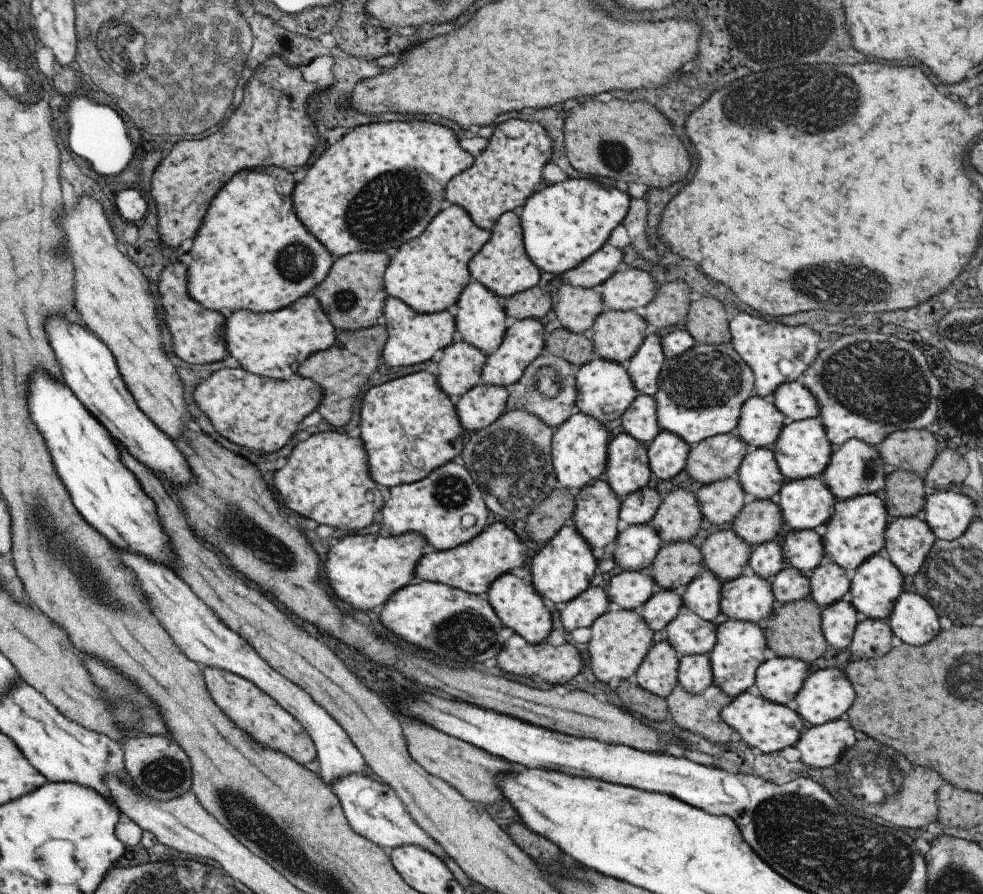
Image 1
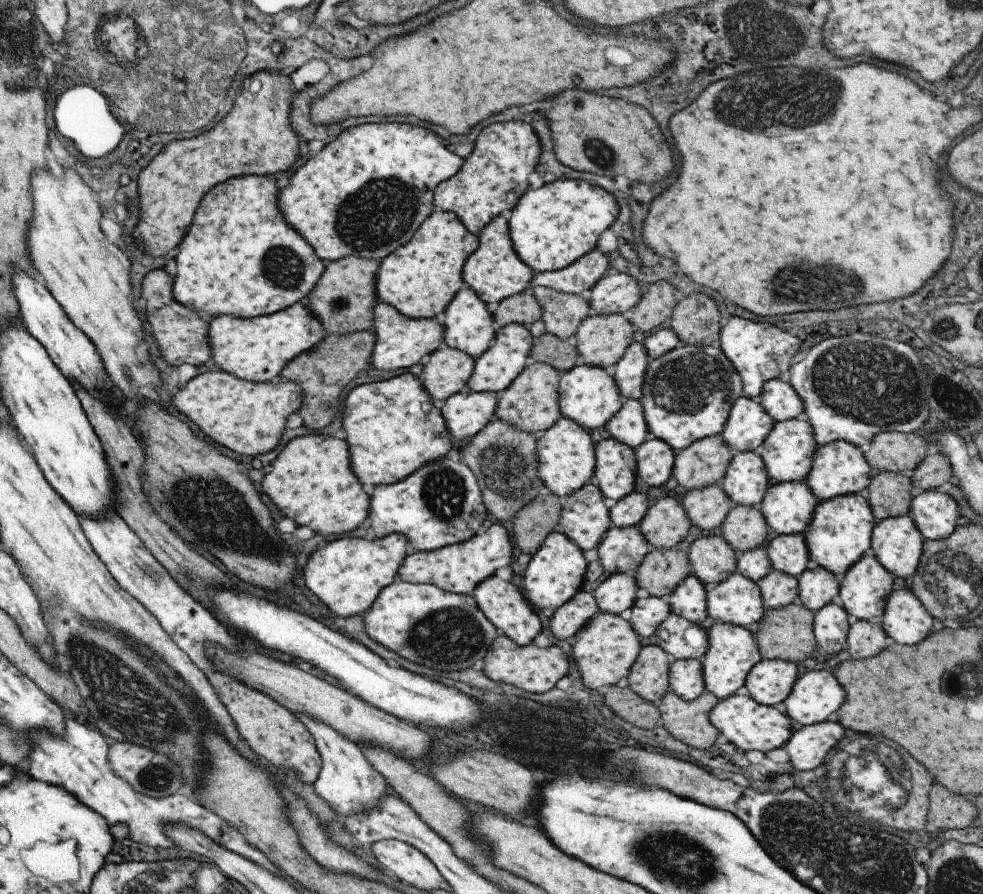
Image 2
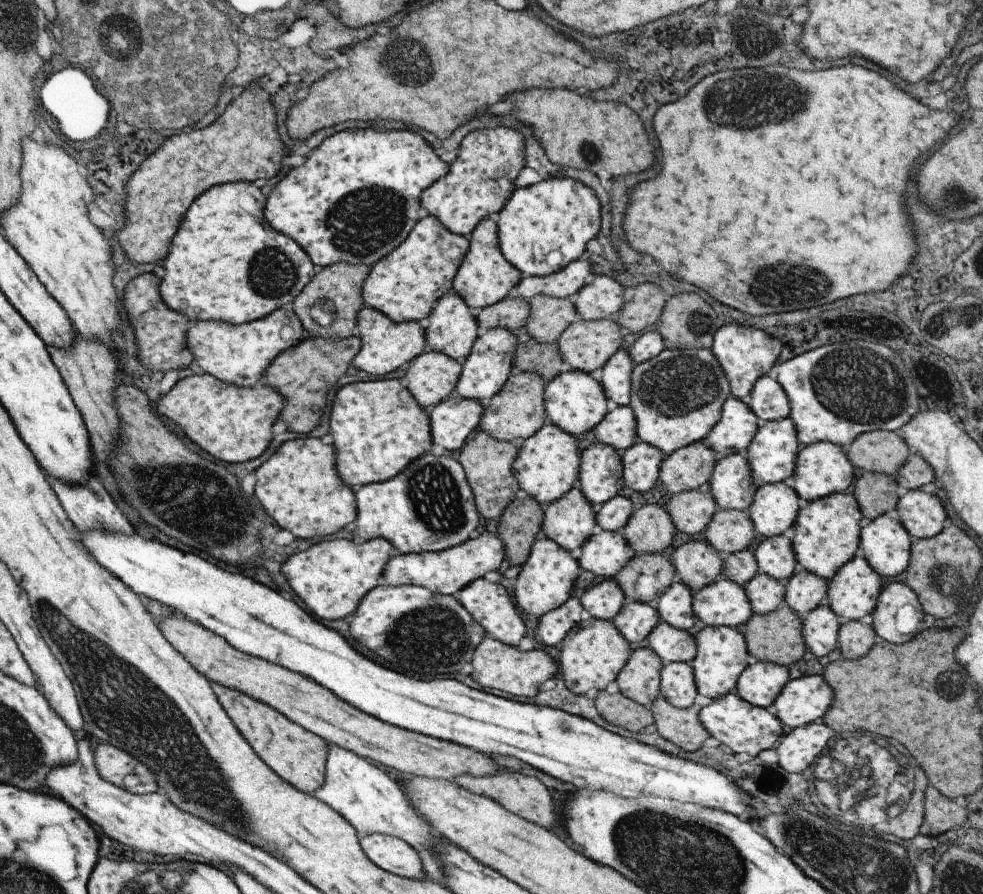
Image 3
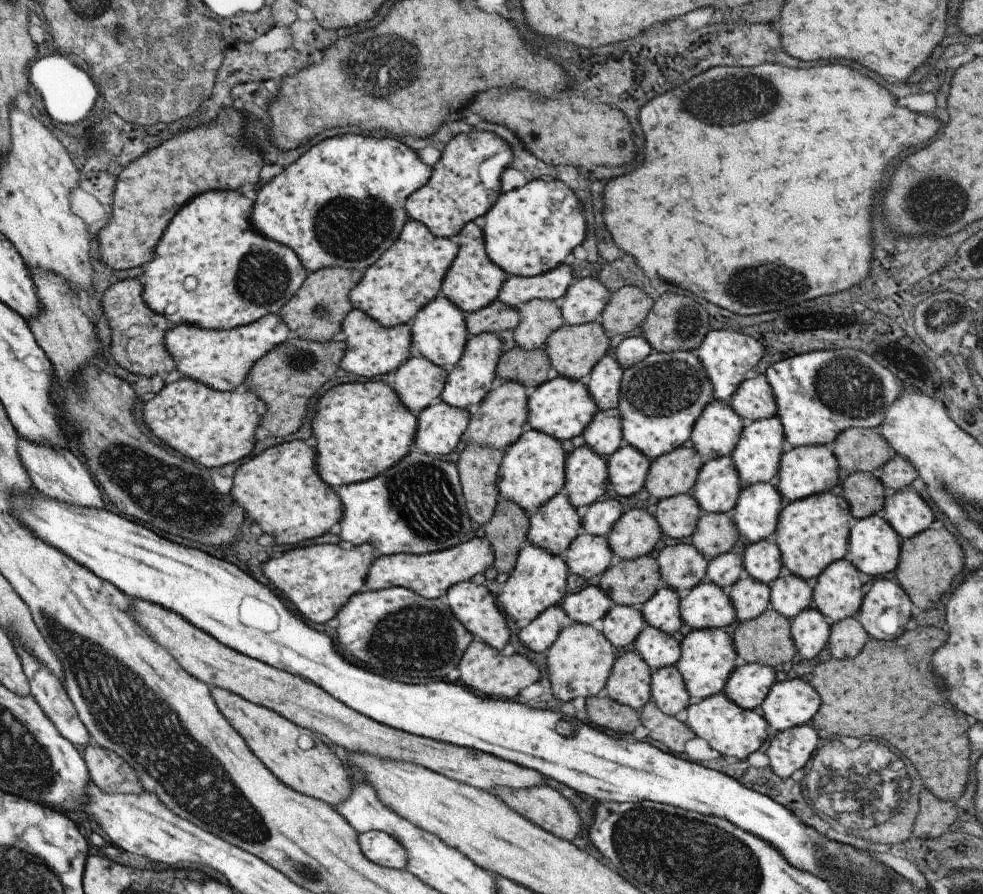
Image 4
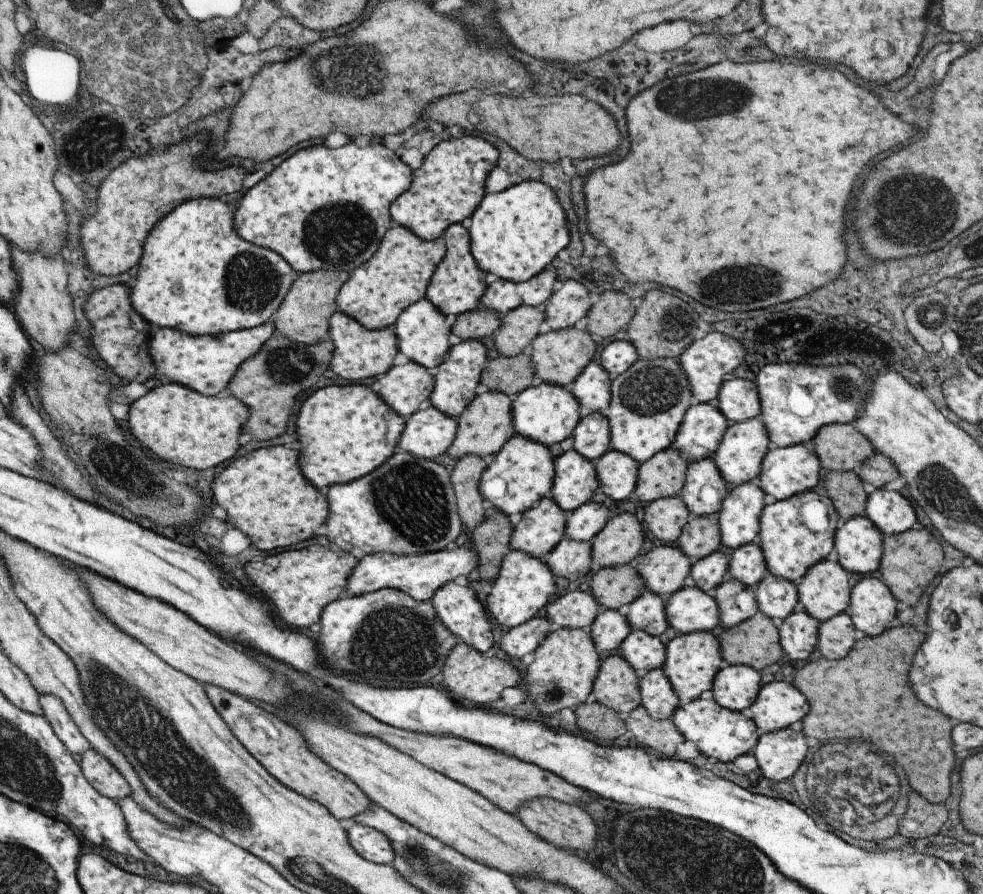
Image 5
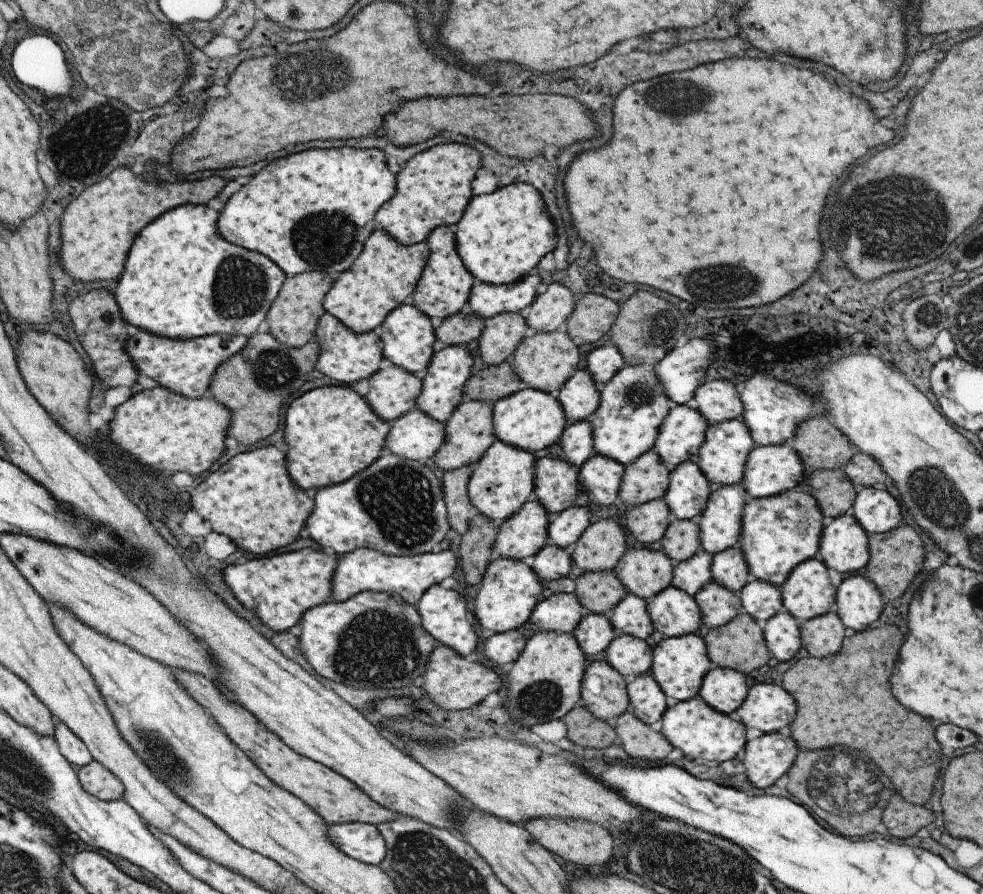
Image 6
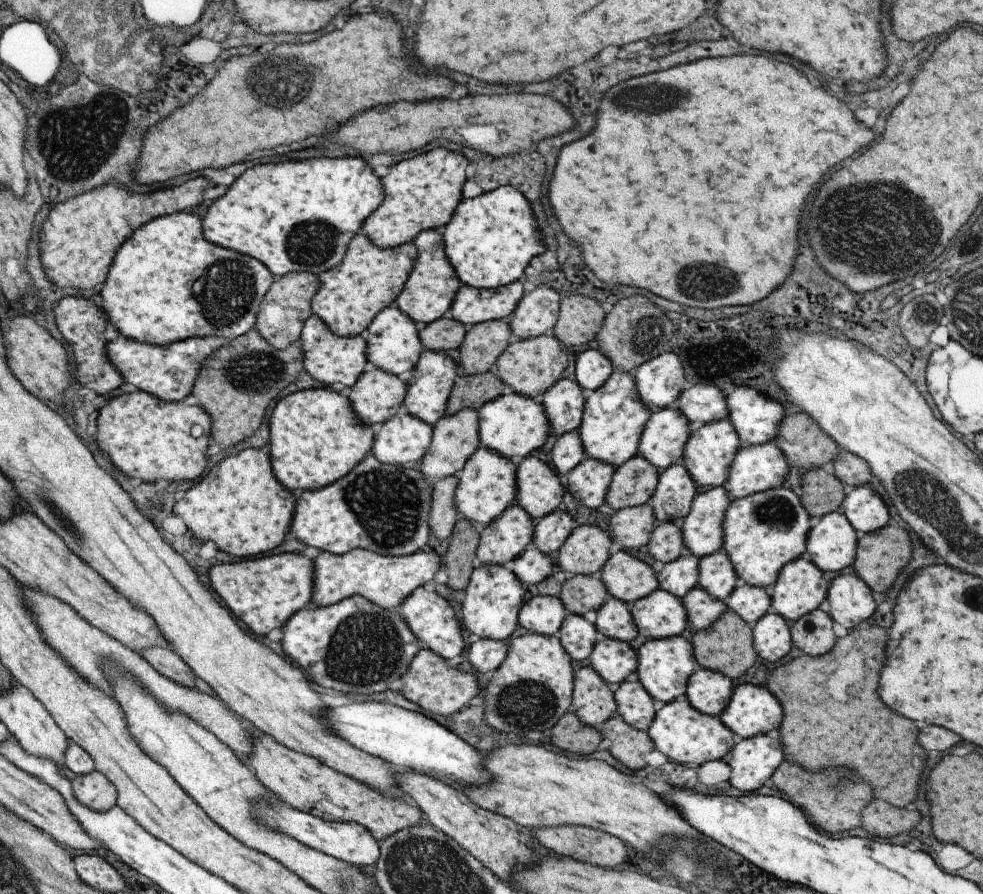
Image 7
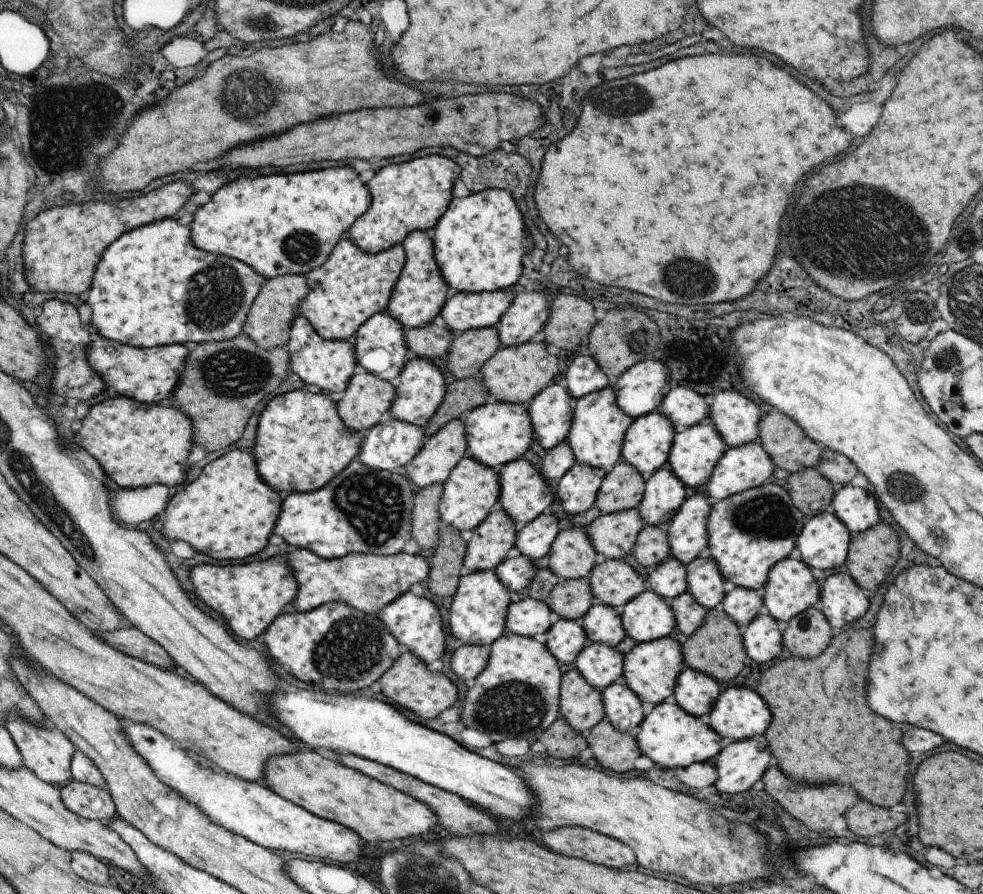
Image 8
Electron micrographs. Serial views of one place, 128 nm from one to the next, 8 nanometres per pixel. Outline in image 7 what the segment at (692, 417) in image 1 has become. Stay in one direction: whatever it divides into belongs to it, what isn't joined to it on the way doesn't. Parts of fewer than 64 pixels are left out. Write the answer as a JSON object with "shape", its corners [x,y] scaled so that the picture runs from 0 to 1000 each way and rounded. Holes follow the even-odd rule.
{"shape":[[[624,414],[621,422],[593,450],[593,465],[587,479],[593,506],[598,512],[622,519],[625,523],[648,509],[648,494],[662,461],[648,445],[643,416]]]}

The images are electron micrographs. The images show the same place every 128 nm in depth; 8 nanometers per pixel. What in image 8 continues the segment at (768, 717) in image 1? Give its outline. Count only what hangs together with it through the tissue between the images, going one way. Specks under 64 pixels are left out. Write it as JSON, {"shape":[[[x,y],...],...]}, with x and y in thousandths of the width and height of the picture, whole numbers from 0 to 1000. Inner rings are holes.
{"shape":[[[671,785],[664,790],[660,799],[650,810],[650,819],[645,823],[650,842],[655,843],[668,858],[694,860],[705,853],[715,853],[731,843],[733,828],[727,817],[714,810],[710,802],[695,796],[685,785]]]}

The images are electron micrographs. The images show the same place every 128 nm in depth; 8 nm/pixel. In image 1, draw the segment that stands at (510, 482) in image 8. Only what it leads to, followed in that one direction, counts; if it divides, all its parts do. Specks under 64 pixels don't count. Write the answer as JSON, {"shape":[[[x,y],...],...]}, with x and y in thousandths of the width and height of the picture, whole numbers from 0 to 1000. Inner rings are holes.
{"shape":[[[630,484],[620,492],[617,497],[617,515],[615,515],[615,526],[612,535],[617,537],[620,546],[632,562],[635,556],[657,544],[662,526],[660,526],[660,515],[658,515],[658,501],[652,499],[646,490],[638,484]]]}

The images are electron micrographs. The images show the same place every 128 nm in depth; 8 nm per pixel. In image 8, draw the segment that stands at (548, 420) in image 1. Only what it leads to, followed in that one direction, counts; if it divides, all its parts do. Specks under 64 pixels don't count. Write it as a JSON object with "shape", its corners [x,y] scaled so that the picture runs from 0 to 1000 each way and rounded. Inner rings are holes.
{"shape":[[[463,468],[435,489],[430,501],[411,519],[410,530],[422,547],[450,540],[474,508],[472,471]]]}

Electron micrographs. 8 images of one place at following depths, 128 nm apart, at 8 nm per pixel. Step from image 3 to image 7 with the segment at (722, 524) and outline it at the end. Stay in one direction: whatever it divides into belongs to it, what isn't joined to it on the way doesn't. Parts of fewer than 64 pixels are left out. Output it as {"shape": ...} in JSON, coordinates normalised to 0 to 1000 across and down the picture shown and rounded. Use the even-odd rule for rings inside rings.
{"shape":[[[683,583],[668,585],[664,595],[660,597],[660,606],[657,611],[658,620],[672,631],[691,624],[697,617],[691,586]]]}

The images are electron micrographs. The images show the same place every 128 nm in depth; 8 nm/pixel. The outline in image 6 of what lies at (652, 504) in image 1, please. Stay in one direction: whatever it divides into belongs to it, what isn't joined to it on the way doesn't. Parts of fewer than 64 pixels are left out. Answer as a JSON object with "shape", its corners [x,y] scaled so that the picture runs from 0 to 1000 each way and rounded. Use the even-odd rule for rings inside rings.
{"shape":[[[581,566],[562,577],[556,585],[557,609],[581,613],[591,595],[599,588],[601,575],[595,567]]]}

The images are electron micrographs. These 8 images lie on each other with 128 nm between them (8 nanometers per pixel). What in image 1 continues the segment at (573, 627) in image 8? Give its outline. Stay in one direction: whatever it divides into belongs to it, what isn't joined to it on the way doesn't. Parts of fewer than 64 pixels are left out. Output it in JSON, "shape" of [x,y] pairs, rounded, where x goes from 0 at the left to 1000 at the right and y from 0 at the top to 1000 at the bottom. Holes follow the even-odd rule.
{"shape":[[[668,659],[662,669],[649,680],[649,687],[658,698],[658,702],[664,705],[664,708],[674,707],[677,700],[696,683],[693,667],[689,667],[684,661]]]}

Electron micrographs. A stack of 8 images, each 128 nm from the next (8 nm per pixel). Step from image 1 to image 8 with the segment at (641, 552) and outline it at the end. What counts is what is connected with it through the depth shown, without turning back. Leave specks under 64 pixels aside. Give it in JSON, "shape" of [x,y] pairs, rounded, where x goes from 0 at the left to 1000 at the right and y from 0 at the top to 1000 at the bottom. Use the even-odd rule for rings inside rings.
{"shape":[[[521,617],[503,633],[502,640],[506,649],[514,655],[514,660],[527,668],[533,664],[546,636],[540,626],[529,619]]]}

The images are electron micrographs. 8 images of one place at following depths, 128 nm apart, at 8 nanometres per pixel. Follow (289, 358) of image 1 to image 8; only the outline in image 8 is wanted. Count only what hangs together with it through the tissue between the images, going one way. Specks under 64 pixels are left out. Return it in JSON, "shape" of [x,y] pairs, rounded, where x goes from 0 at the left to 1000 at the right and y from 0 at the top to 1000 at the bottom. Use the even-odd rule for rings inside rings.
{"shape":[[[107,378],[93,380],[86,389],[89,407],[101,418],[114,443],[129,443],[148,453],[158,453],[163,447],[176,443],[180,427],[186,418],[186,407],[198,385],[176,385],[150,389],[137,389]]]}

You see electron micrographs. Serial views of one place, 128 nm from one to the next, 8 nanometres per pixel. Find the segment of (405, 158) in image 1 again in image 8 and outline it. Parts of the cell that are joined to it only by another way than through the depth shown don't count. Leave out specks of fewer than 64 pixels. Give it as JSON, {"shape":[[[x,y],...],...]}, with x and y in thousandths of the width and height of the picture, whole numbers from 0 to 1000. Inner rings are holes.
{"shape":[[[355,186],[261,199],[247,197],[227,206],[213,226],[195,233],[192,262],[198,277],[243,291],[269,313],[291,306],[310,308],[333,291],[333,284],[375,228],[377,219],[371,204]]]}

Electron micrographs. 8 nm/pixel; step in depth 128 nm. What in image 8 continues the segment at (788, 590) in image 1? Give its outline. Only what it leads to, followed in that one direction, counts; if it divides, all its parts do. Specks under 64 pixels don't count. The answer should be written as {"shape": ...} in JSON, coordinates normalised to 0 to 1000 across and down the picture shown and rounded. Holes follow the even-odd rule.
{"shape":[[[695,662],[681,671],[683,685],[687,689],[687,704],[693,709],[701,711],[707,707],[713,698],[715,698],[716,687],[719,687],[719,681],[711,678],[705,667],[701,662]]]}

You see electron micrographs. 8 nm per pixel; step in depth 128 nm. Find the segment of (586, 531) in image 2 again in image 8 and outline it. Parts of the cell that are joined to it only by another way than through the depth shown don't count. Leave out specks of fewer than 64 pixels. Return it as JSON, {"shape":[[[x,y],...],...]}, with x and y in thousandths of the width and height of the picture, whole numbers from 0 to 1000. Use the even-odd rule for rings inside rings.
{"shape":[[[504,567],[491,579],[481,592],[479,603],[474,606],[473,622],[471,622],[471,634],[474,640],[485,640],[487,638],[497,638],[506,633],[514,623],[522,617],[524,609],[524,597],[526,591],[520,584],[520,579],[512,573],[512,568]]]}

